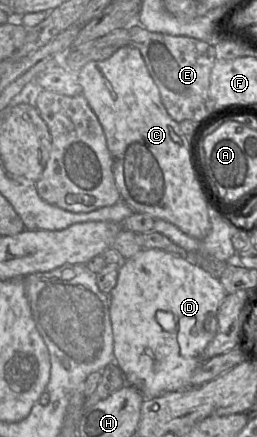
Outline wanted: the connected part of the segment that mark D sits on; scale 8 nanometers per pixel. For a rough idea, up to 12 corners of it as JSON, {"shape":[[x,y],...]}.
{"shape":[[141,249],[109,296],[114,362],[144,398],[190,386],[227,293]]}

